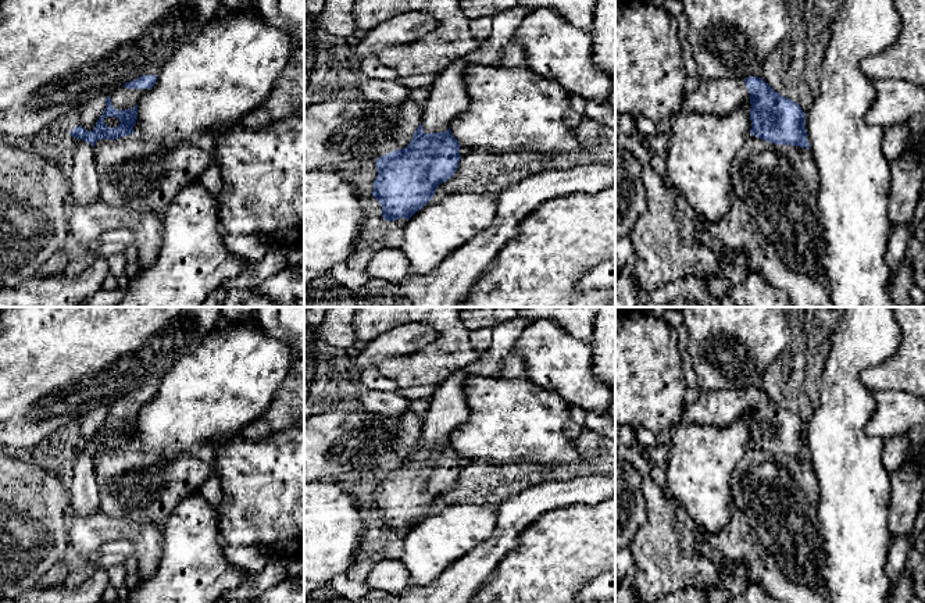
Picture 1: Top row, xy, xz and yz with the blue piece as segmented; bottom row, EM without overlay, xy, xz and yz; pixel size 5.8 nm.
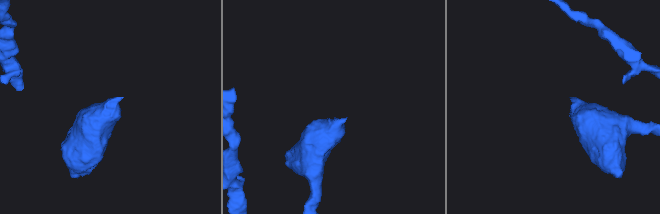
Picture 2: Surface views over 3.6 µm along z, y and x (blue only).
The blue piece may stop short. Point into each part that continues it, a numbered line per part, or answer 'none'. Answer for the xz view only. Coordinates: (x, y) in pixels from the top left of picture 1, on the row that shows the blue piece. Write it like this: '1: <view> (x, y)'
1: xz (447, 99)

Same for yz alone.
1: yz (720, 97)

